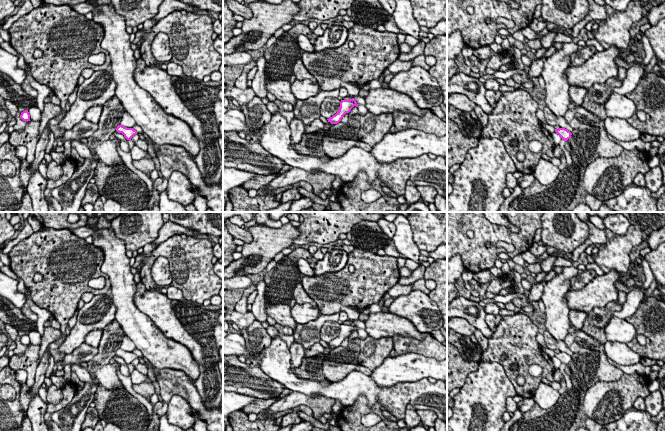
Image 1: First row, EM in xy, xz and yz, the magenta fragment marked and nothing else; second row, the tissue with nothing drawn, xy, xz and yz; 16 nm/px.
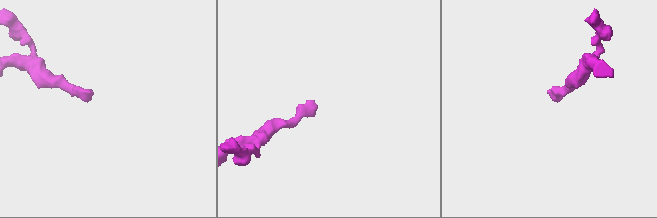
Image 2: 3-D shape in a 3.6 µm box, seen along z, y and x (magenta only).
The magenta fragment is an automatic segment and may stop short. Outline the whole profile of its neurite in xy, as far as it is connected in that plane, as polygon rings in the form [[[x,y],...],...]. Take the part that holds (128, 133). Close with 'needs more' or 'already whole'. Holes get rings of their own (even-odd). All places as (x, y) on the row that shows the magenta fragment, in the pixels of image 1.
[[[118,125],[116,131],[122,133],[127,140],[131,140],[131,138],[137,134],[137,131],[133,128],[127,128],[122,125]]]; already whole

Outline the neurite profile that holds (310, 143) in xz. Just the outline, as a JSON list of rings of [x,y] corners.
[[[328,122],[324,129],[317,132],[305,133],[299,143],[293,144],[294,149],[302,155],[314,155],[322,148],[321,141],[324,134],[332,127],[333,124]]]

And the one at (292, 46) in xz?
[[[297,23],[290,30],[285,31],[276,42],[262,50],[265,58],[265,80],[288,80],[293,74],[295,62],[301,58],[297,37],[302,34],[309,39],[317,39],[308,26]]]

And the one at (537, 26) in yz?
[[[533,19],[529,27],[535,32],[538,33],[542,31],[545,27],[547,27],[548,22],[547,21],[542,21],[540,22],[538,19]]]

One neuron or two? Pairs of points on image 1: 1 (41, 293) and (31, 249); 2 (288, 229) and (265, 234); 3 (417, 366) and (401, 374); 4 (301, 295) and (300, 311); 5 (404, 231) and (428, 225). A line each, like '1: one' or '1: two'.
1: one
2: one
3: one
4: two
5: two

